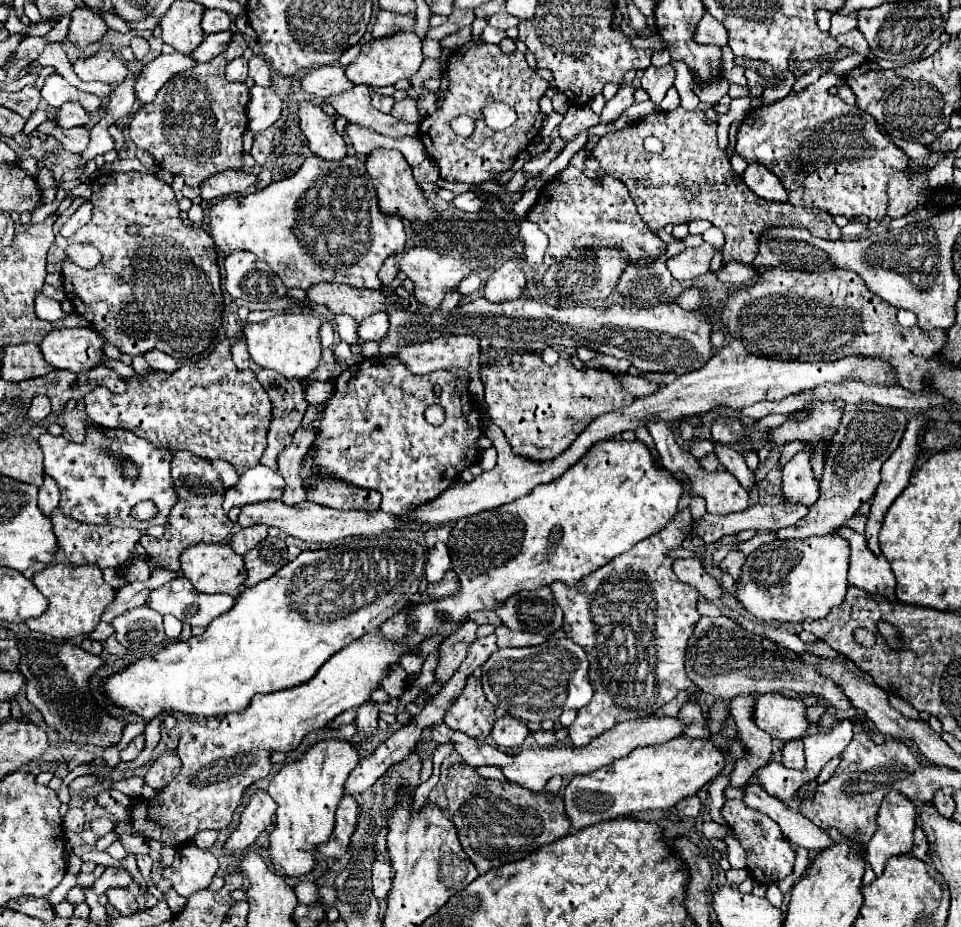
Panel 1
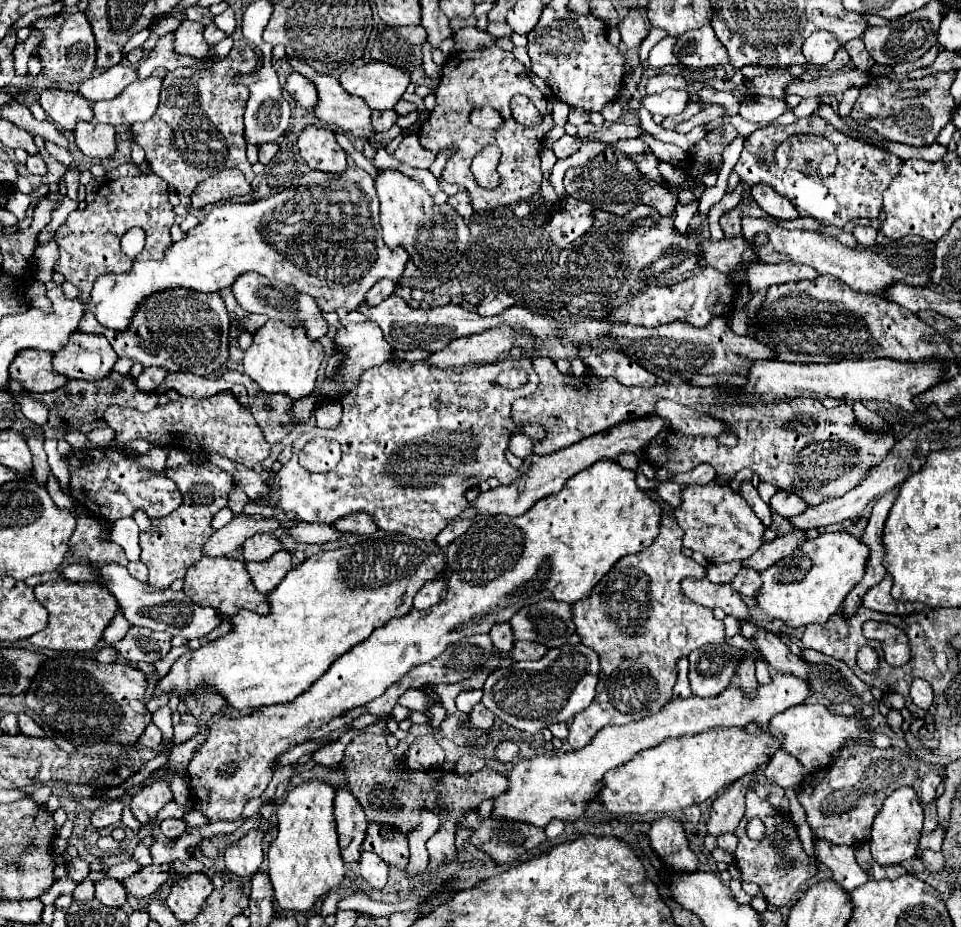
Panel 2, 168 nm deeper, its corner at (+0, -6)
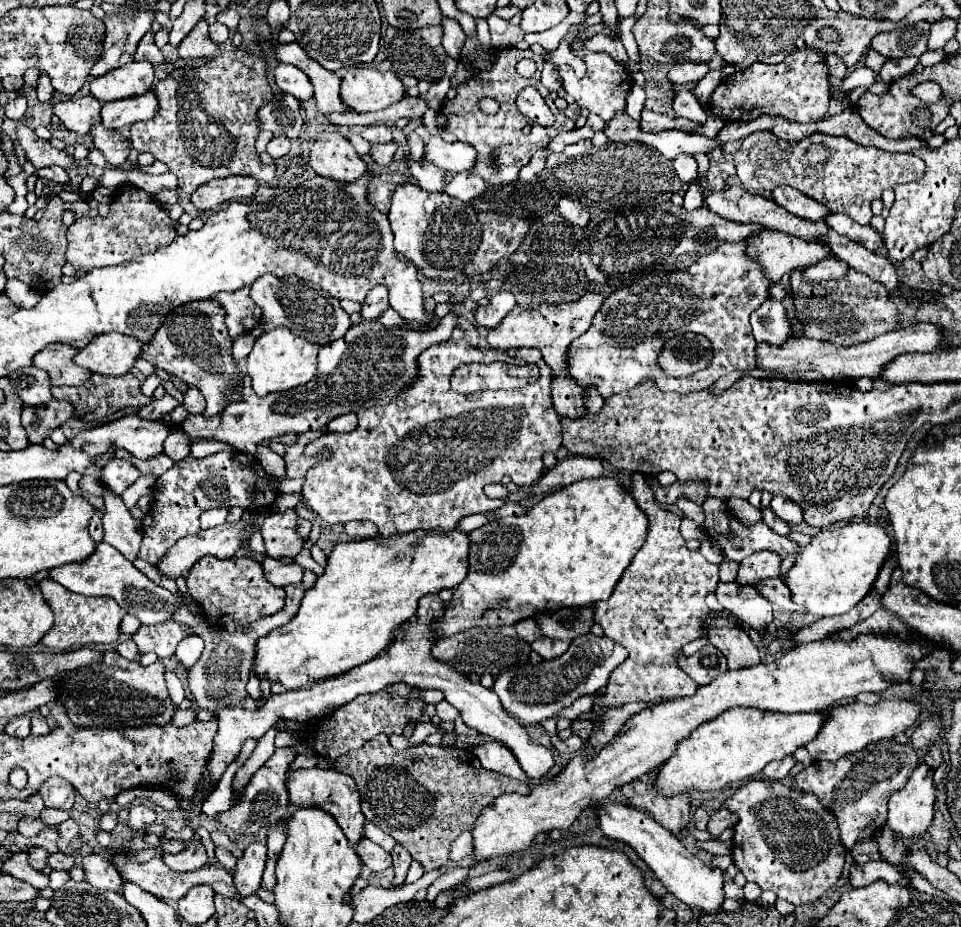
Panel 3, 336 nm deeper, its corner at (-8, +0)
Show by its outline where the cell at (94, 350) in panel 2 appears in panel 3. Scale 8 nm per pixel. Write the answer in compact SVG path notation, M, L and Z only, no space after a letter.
M121 333L97 335L87 347L77 351L75 363L99 375L119 377L133 369L141 345L139 339Z

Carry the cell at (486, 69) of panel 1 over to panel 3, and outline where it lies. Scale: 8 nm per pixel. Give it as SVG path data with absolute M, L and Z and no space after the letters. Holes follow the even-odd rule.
M507 47L507 49L497 49L495 51L495 59L491 61L491 65L485 69L485 71L475 71L473 77L465 83L461 83L457 87L457 95L447 101L441 109L441 115L445 117L445 127L443 131L447 133L453 133L459 141L465 141L469 145L473 145L477 149L477 155L479 159L475 161L475 167L471 169L473 175L479 175L483 177L483 181L487 185L493 185L493 187L503 187L503 185L511 185L511 183L517 183L517 175L519 175L519 169L523 165L529 163L531 155L543 147L549 145L549 141L563 129L571 129L575 125L573 119L561 115L561 111L555 107L549 91L541 85L541 69L543 69L543 59L539 55L535 55L531 49L527 51L521 51L517 47ZM519 59L533 59L537 63L537 73L531 77L531 79L525 79L525 77L519 77L515 73L515 63ZM527 85L533 85L539 89L539 93L543 93L543 99L545 103L549 105L551 113L555 115L555 125L551 127L539 127L539 125L531 125L529 119L525 115L521 115L515 107L515 97L517 93L527 87ZM483 97L493 97L499 101L501 109L497 115L493 117L487 117L479 111L477 107L477 101L483 99ZM525 127L529 127L529 133L525 135ZM493 149L499 149L499 171L493 171L491 165L489 165L489 153Z

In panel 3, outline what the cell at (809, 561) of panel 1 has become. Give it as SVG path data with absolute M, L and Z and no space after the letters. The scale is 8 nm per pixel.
M853 523L841 529L823 529L799 551L799 559L783 581L791 591L791 601L815 617L843 615L869 593L889 551L891 539L879 525Z

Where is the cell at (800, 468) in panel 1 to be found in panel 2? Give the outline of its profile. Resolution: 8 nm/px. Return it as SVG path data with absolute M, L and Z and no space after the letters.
M777 491L771 497L769 505L771 505L771 509L775 513L779 513L785 519L791 519L795 515L801 515L807 509L807 505L803 505L803 501L799 501L799 497L795 497L791 493L783 493L783 491Z

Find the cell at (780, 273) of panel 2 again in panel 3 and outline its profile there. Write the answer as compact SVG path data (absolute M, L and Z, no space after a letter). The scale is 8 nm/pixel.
M823 259L823 263L815 263L815 267L803 267L799 269L803 273L803 279L815 283L823 279L839 279L849 271L849 265L841 259Z

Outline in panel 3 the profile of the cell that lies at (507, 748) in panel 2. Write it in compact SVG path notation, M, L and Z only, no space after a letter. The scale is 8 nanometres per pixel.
M489 741L483 745L477 745L473 749L473 753L479 757L481 765L489 771L497 771L521 781L529 781L525 771L519 767L519 761L515 759L515 755L511 755L511 751L507 751L507 747L503 747L503 743L499 741Z

